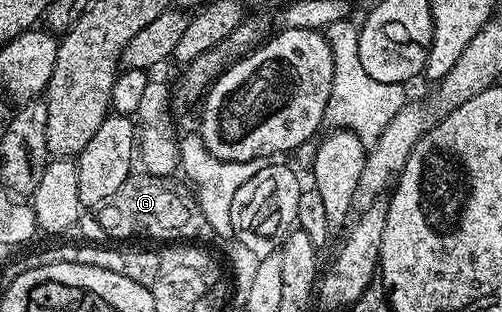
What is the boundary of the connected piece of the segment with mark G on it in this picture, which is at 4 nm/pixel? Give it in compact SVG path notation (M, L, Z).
M133 175L94 210L100 229L108 237L124 241L127 237L149 237L160 243L188 243L200 233L205 224L204 214L197 205L195 196L187 188L179 189L175 180L166 177Z

